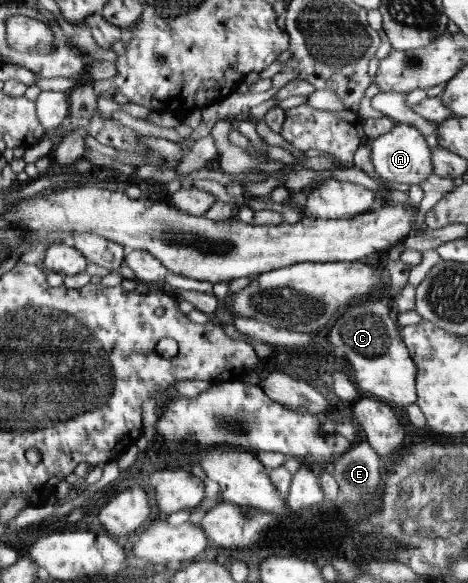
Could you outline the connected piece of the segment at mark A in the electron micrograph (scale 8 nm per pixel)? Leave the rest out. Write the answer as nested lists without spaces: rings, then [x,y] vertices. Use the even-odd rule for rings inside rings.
[[[396,122],[393,128],[379,138],[370,141],[372,145],[371,162],[376,174],[390,182],[401,184],[421,184],[433,173],[433,158],[425,135],[414,126]]]

